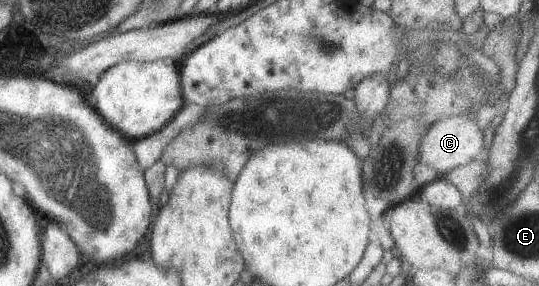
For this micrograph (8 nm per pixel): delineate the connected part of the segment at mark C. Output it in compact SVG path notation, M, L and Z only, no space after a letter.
M461 115L452 116L439 119L427 128L427 132L421 137L416 160L434 168L439 176L445 176L454 168L466 165L482 156L485 129L476 120Z

